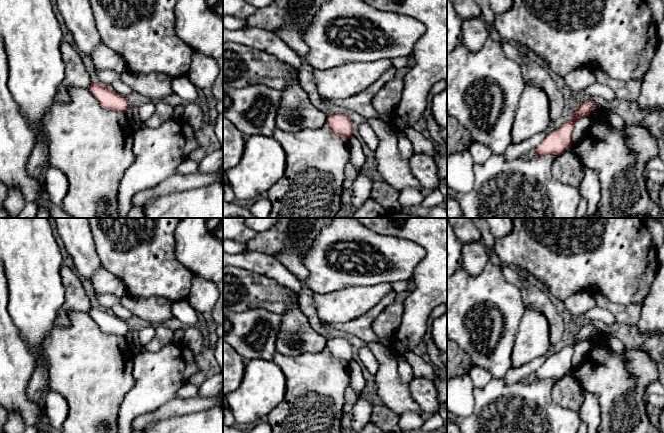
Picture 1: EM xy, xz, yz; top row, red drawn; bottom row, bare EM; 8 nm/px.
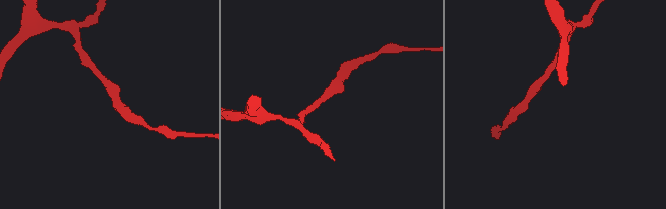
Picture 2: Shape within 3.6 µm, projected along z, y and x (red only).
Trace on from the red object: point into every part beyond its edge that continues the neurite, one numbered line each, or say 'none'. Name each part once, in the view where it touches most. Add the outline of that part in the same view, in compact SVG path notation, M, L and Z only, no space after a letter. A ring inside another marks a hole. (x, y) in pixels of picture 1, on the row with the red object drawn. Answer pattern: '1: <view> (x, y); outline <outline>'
none

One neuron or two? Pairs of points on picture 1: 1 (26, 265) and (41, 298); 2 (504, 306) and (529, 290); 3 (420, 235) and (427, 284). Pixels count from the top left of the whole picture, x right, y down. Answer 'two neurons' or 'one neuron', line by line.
1: one neuron
2: two neurons
3: one neuron

